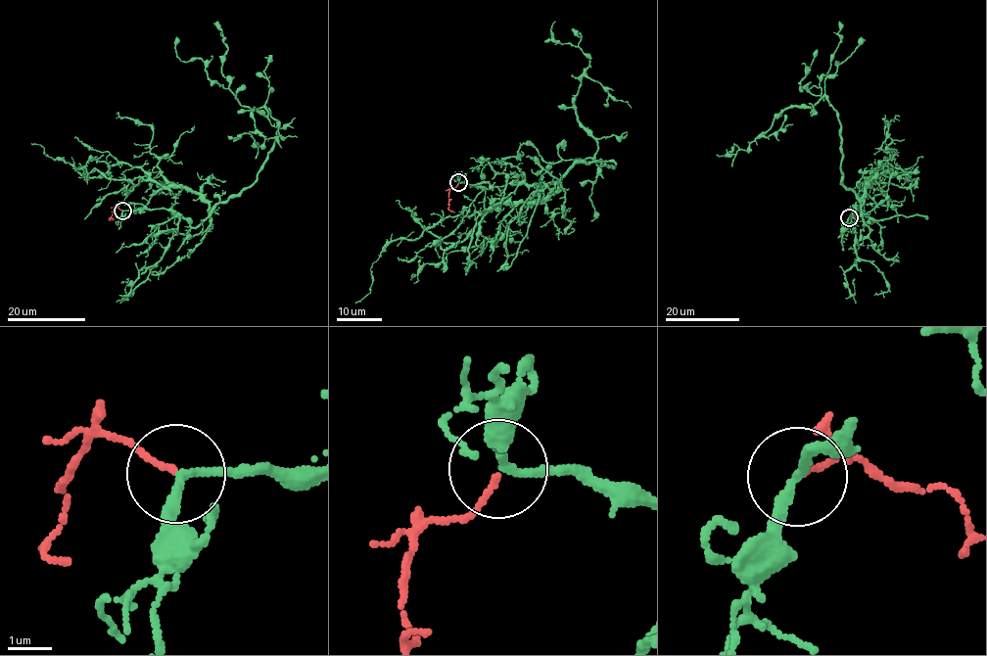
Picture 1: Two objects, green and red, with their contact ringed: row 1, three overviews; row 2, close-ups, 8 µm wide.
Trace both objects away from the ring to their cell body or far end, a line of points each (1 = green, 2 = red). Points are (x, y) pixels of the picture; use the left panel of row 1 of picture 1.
1: (122, 210), (173, 210), (196, 227), (256, 179), (278, 122), (255, 108), (263, 143), (239, 139)
2: (121, 210), (116, 207), (109, 219), (114, 218)

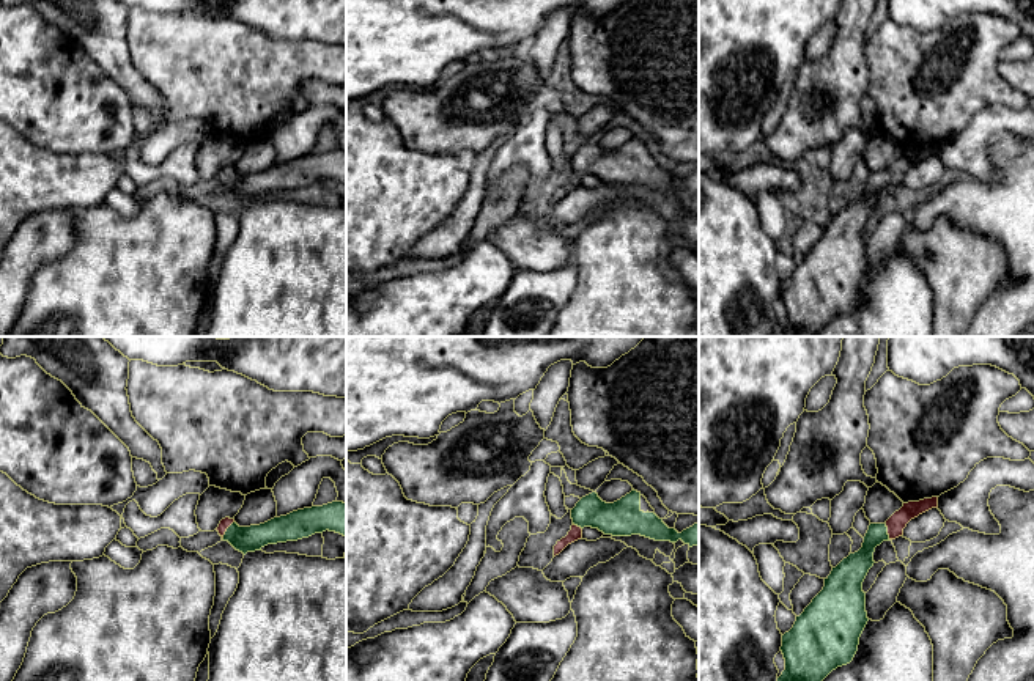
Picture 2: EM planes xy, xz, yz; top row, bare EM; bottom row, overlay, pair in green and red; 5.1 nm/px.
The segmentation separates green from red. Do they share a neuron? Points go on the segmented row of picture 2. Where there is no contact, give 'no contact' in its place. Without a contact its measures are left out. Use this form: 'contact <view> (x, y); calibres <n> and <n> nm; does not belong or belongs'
contact xy (227, 530); calibres 130 and 50 nm; belongs

